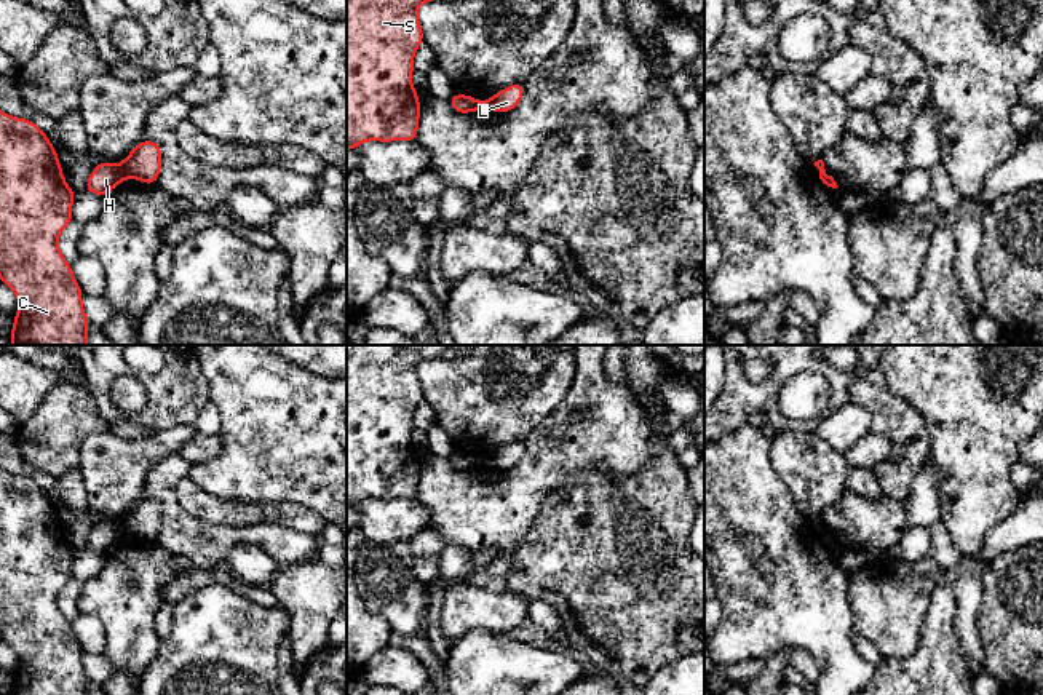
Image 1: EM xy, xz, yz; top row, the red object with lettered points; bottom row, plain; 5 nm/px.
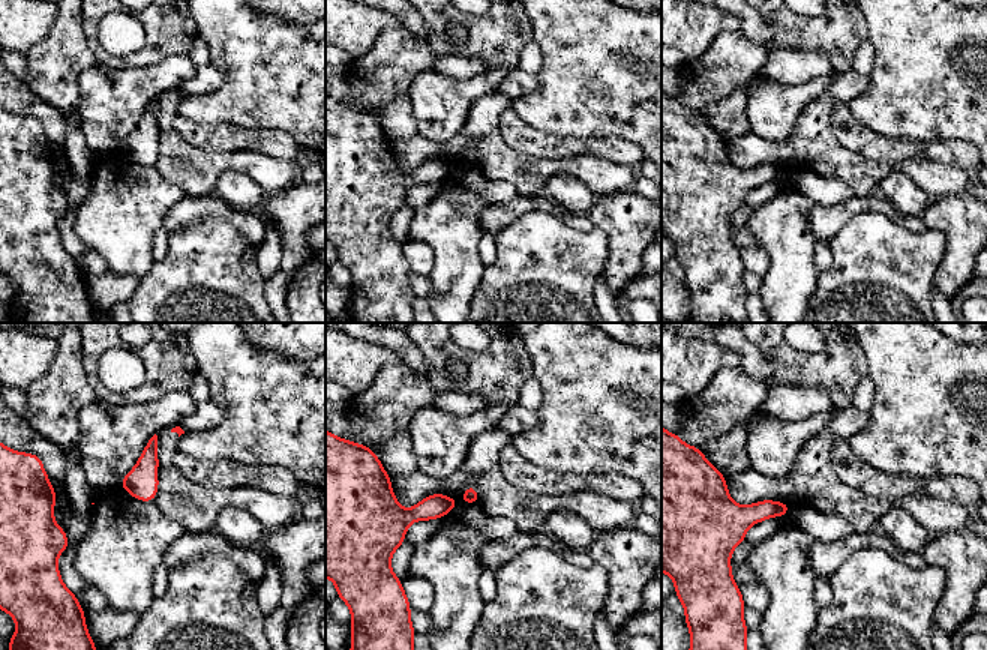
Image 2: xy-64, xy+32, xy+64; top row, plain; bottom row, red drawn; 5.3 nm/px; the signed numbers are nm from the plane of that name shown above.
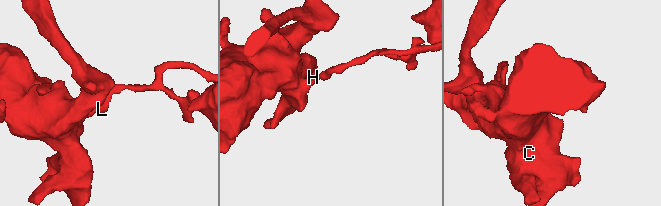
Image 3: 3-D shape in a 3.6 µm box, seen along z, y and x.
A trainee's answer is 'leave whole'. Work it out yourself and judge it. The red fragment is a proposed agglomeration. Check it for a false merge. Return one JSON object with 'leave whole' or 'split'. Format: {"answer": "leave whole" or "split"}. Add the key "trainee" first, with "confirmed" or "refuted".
{"trainee": "refuted", "answer": "split"}

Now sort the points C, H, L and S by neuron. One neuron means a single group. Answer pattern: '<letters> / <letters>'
C H S / L

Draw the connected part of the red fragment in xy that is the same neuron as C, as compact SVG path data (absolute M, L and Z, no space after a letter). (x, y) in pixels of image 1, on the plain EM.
M0 468L0 639L11 645L19 658L19 668L14 673L10 695L86 695L88 692L89 677L81 665L83 650L72 631L70 622L58 606L59 591L72 580L73 554L75 548L65 542L59 514L48 494L34 479L27 476L14 476Z

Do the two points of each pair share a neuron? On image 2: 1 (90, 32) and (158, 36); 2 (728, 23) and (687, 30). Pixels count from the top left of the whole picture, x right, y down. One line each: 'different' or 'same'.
1: same
2: same

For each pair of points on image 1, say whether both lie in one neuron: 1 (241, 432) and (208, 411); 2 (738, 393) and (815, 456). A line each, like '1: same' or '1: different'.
1: different
2: different

